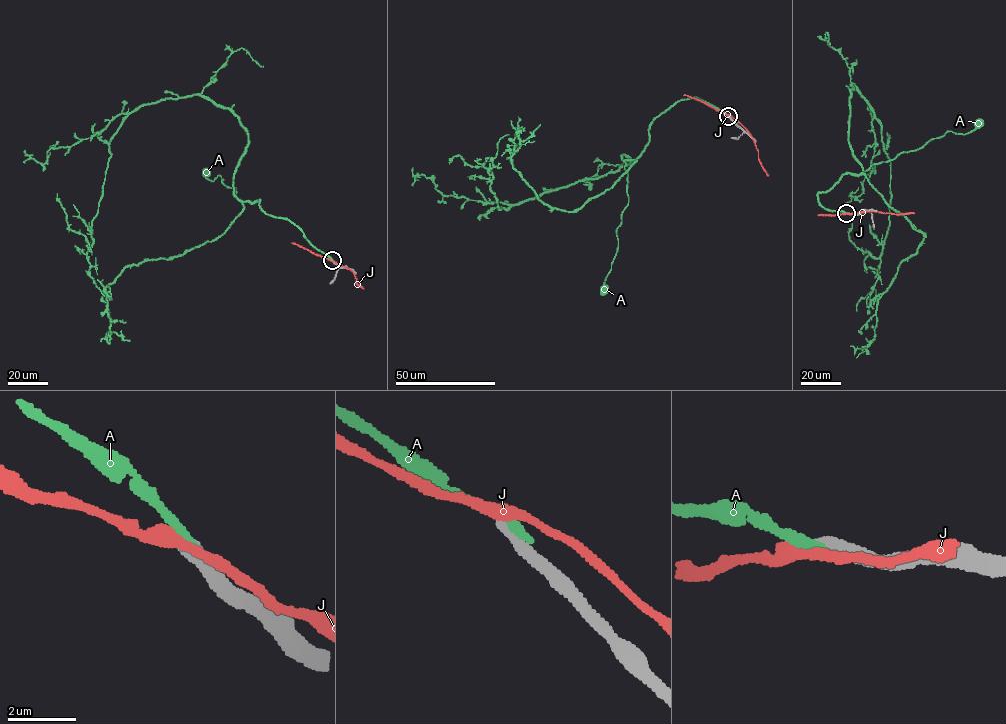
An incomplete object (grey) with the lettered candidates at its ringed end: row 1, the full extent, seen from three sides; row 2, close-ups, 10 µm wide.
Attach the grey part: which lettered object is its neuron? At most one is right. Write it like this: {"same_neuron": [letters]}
{"same_neuron": []}

